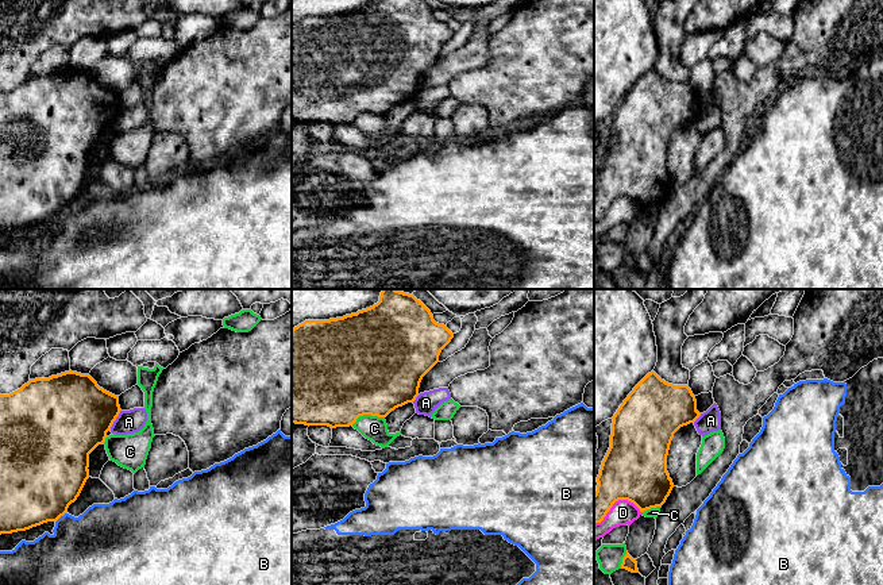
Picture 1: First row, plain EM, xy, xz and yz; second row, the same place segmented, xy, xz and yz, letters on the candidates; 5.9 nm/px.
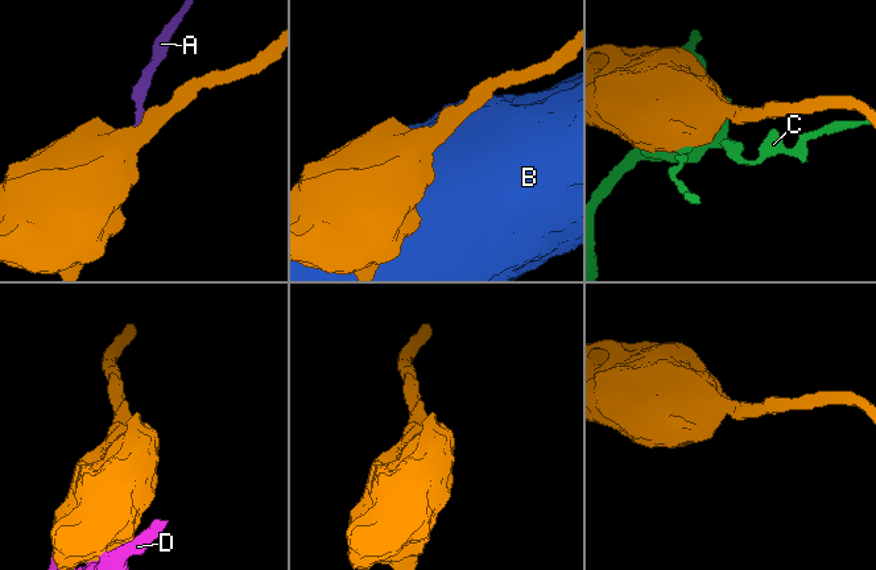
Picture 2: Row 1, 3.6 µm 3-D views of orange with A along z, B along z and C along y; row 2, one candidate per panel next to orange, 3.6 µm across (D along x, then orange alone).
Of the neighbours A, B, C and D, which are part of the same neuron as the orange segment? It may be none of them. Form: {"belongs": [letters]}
{"belongs": []}

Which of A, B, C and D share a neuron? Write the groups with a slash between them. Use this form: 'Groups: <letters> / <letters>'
Groups: A / B / C / D

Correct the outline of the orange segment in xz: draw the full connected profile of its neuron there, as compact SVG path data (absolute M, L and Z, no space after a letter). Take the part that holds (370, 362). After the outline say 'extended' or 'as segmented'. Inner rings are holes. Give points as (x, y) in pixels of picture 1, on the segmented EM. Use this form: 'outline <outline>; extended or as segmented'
outline M382 289L379 301L356 313L329 320L305 320L292 330L292 423L350 427L359 416L386 417L419 396L423 377L439 362L454 334L433 320L431 311L413 295Z; as segmented

